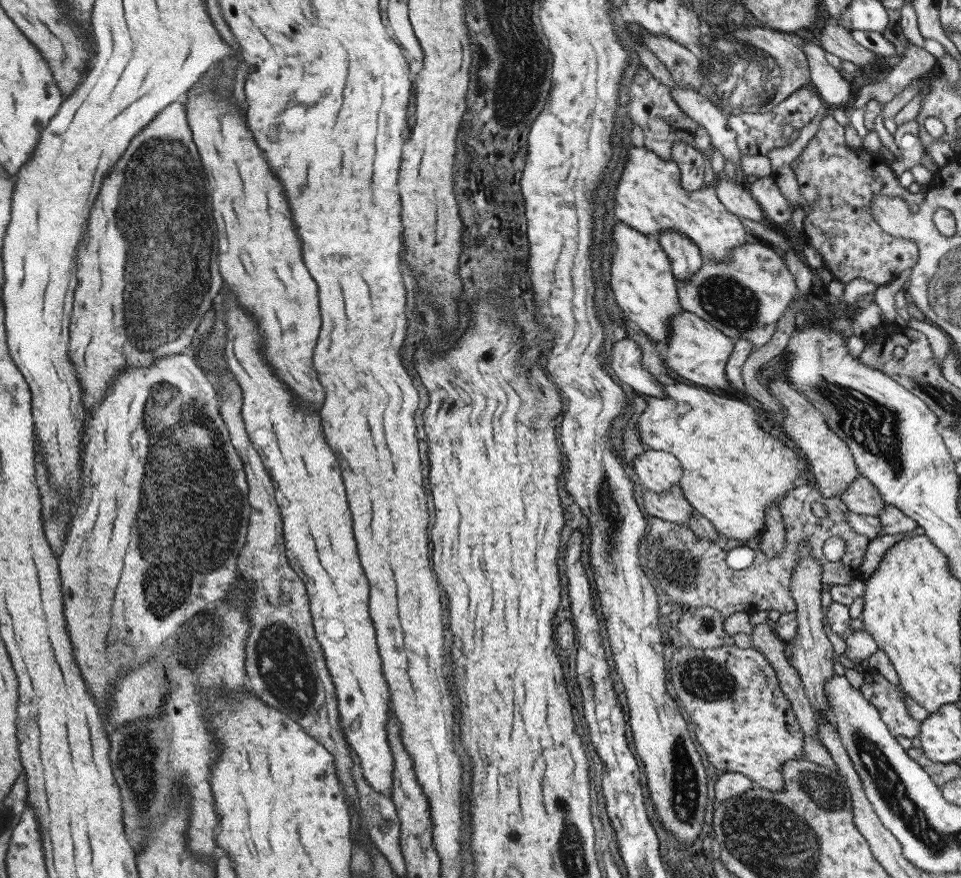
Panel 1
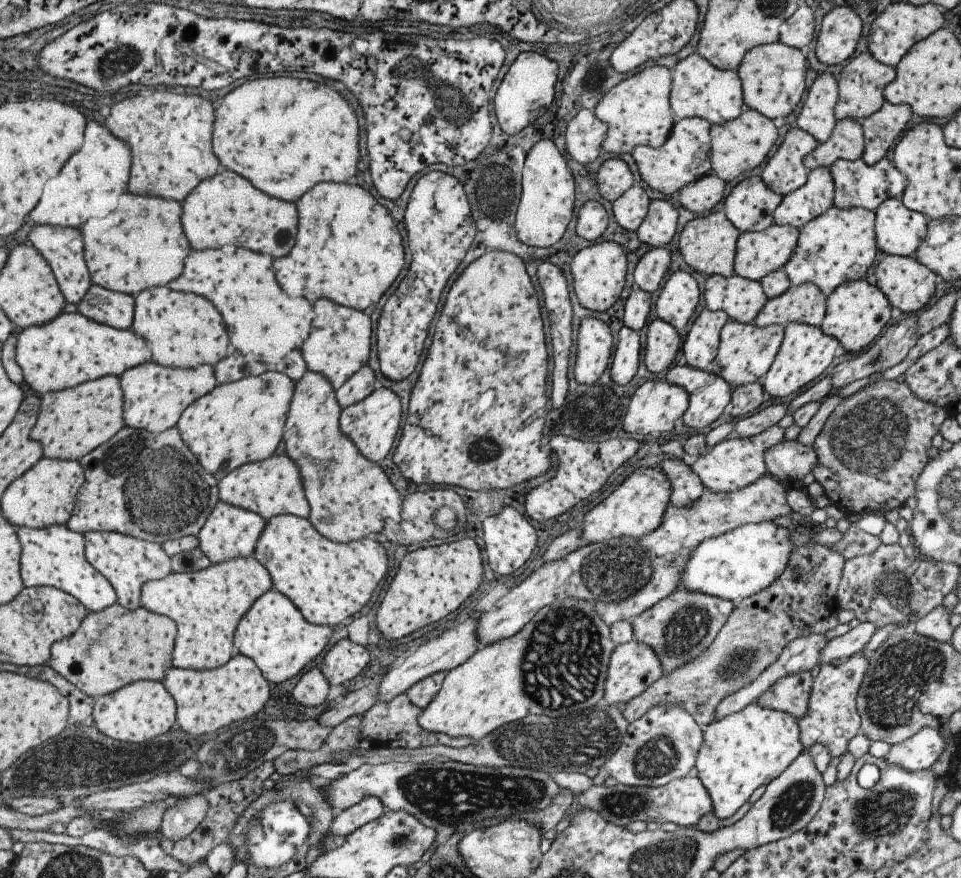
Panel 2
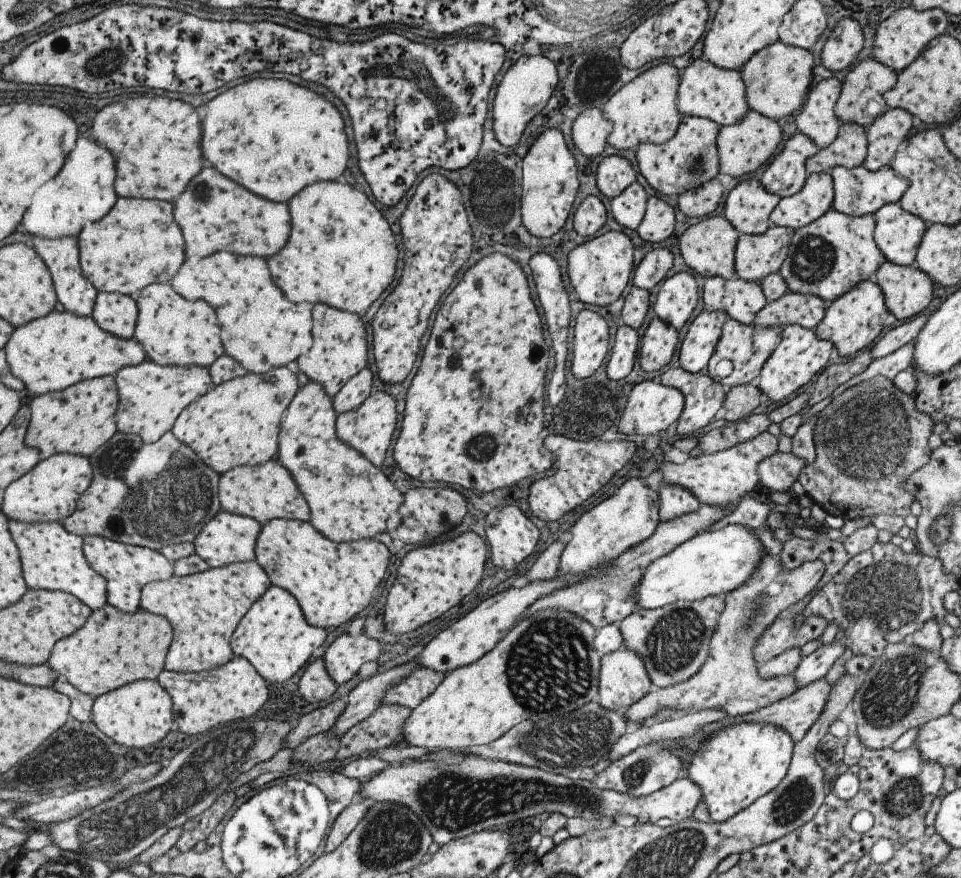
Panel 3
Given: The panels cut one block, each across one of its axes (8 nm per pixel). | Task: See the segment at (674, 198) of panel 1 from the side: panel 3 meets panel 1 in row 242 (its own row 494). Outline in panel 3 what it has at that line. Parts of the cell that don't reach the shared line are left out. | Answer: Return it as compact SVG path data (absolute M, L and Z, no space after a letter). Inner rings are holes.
M765 431L753 440L736 444L731 448L712 454L705 453L698 458L688 458L684 464L673 464L668 459L664 459L664 464L658 471L662 472L662 484L682 486L690 490L700 504L728 508L734 504L738 505L744 496L760 489L758 466L764 458L770 458L777 451L777 436L772 436L770 432Z

